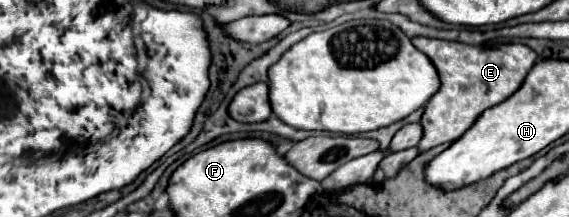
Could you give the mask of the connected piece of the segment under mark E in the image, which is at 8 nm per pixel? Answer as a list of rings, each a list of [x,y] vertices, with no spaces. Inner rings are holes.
[[[415,36],[413,44],[431,58],[441,78],[441,88],[427,102],[421,118],[421,152],[461,138],[461,134],[473,126],[473,122],[483,110],[497,106],[499,102],[507,100],[513,92],[519,90],[527,72],[533,68],[537,60],[535,50],[531,50],[525,44],[501,44],[499,48],[485,48],[425,36]]]

